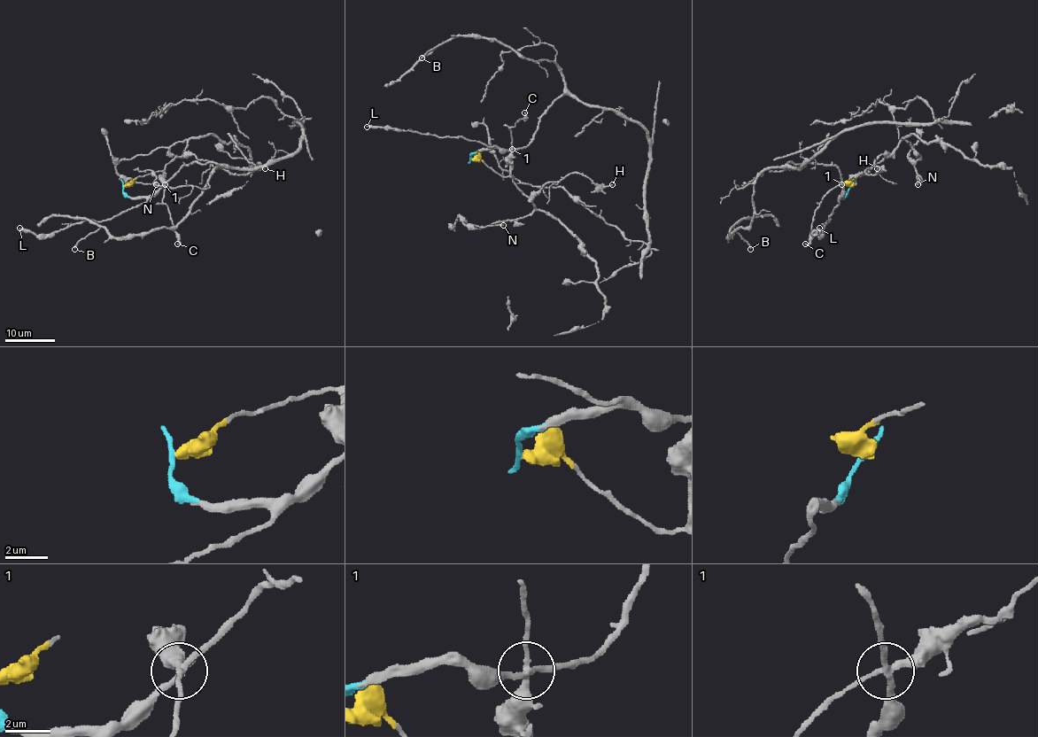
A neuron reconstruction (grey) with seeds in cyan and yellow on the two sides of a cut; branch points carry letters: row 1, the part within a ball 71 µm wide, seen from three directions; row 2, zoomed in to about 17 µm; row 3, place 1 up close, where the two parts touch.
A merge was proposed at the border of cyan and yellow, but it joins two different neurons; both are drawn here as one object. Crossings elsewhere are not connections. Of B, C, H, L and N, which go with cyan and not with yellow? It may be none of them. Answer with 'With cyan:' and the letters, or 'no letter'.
With cyan: B, L

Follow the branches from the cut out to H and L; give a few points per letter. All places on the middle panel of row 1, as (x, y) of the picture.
H: (471, 159), (481, 159), (510, 176), (526, 196), (577, 173), (600, 185), (612, 184)
L: (470, 159), (476, 151), (493, 147), (464, 136), (367, 127)

